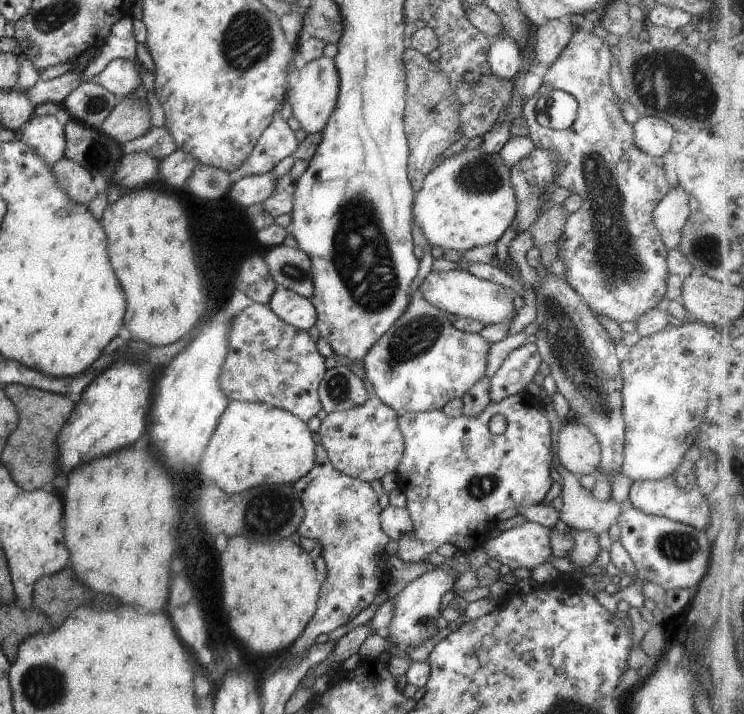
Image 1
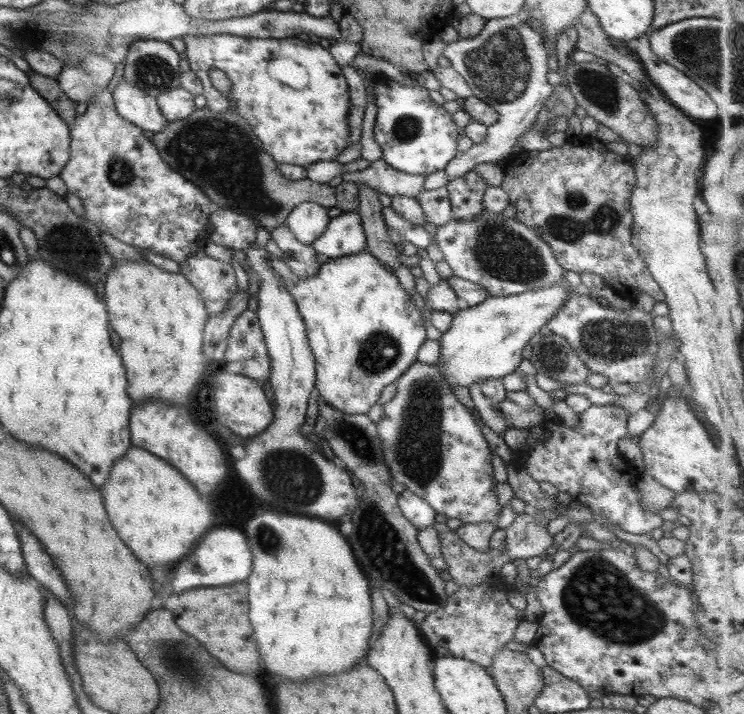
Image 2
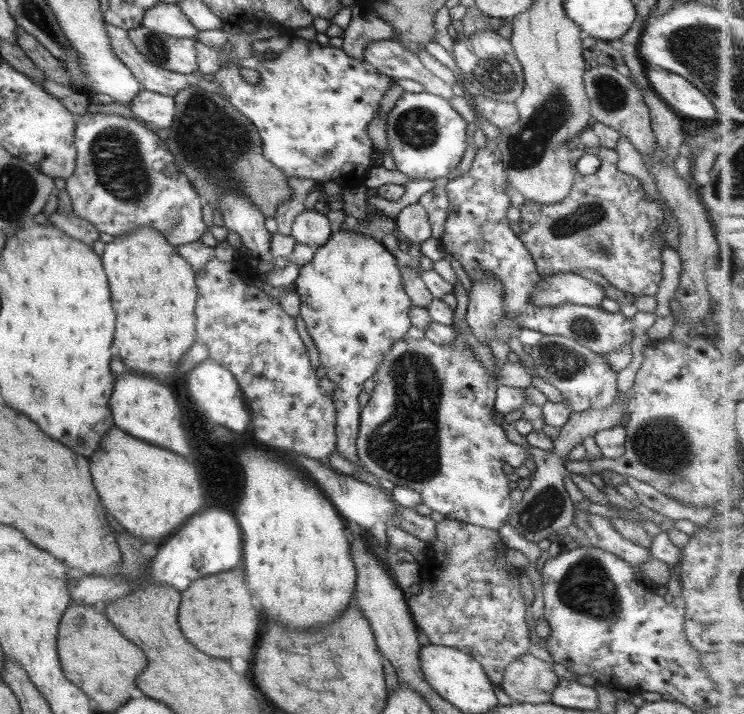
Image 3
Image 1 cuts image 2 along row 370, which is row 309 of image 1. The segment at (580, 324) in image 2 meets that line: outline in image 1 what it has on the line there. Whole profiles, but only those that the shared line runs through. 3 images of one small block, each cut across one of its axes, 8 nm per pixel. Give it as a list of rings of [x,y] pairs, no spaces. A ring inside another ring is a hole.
[[[590,26],[575,30],[567,46],[545,70],[537,92],[522,104],[521,113],[529,127],[527,137],[533,145],[541,150],[551,150],[559,160],[551,184],[563,186],[567,192],[582,199],[581,206],[567,216],[557,238],[558,259],[565,265],[562,276],[581,296],[589,312],[619,324],[637,322],[643,312],[653,309],[664,297],[665,280],[669,276],[666,266],[668,249],[661,242],[657,228],[653,226],[652,211],[670,187],[665,180],[662,158],[647,156],[633,144],[632,126],[623,120],[619,101],[609,86],[609,68],[612,66],[614,64],[609,47],[601,38],[591,34]],[[553,89],[571,94],[577,104],[576,118],[566,130],[543,129],[535,121],[537,98]]]

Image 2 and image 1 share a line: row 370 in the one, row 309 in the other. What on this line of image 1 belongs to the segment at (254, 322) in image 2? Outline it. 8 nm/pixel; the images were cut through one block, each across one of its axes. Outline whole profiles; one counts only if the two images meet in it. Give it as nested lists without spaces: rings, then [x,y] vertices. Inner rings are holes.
[[[249,304],[229,320],[227,354],[223,358],[223,364],[219,364],[221,368],[217,374],[217,388],[227,402],[267,404],[271,408],[285,410],[307,423],[321,409],[318,387],[326,370],[325,359],[318,354],[316,343],[311,340],[307,331],[285,324],[265,304]]]

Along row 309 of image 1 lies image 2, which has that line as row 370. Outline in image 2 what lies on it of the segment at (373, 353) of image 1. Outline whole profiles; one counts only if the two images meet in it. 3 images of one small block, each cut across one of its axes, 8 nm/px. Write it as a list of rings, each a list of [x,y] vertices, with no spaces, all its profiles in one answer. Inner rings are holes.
[[[414,361],[412,366],[407,367],[399,378],[395,381],[396,392],[395,396],[389,400],[389,402],[383,404],[382,415],[379,420],[375,422],[377,426],[377,435],[381,440],[381,451],[383,451],[383,463],[387,465],[389,469],[389,475],[391,475],[392,482],[399,482],[403,484],[404,488],[411,491],[416,496],[419,496],[427,505],[436,512],[436,514],[443,514],[446,518],[457,518],[462,524],[477,524],[477,523],[493,523],[495,528],[495,520],[500,514],[501,507],[497,504],[497,497],[495,494],[495,480],[493,480],[493,469],[490,462],[491,452],[489,446],[487,446],[483,436],[475,422],[473,414],[461,405],[452,394],[449,386],[444,382],[442,375],[438,372],[438,368],[435,365],[420,364]]]

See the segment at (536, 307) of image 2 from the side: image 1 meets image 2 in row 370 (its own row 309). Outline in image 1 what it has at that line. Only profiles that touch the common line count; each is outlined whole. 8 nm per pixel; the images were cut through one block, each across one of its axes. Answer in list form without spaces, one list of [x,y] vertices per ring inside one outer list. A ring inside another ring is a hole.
[[[449,270],[448,272],[430,271],[421,280],[417,293],[433,308],[457,317],[469,318],[487,326],[487,324],[509,320],[516,314],[513,302],[507,296],[505,289],[501,284],[476,278],[463,270]]]

